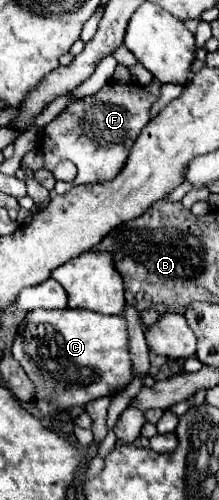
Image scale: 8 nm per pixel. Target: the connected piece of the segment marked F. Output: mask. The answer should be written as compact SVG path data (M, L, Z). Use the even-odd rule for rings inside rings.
M136 82L130 84L106 84L92 96L84 96L68 104L42 132L40 150L44 152L44 168L54 172L60 160L72 160L78 168L74 182L56 182L56 192L64 194L76 184L100 184L110 182L124 168L124 162L134 146L136 138L150 120L150 106L154 96ZM148 114L148 116L146 116ZM84 138L100 138L100 144Z

